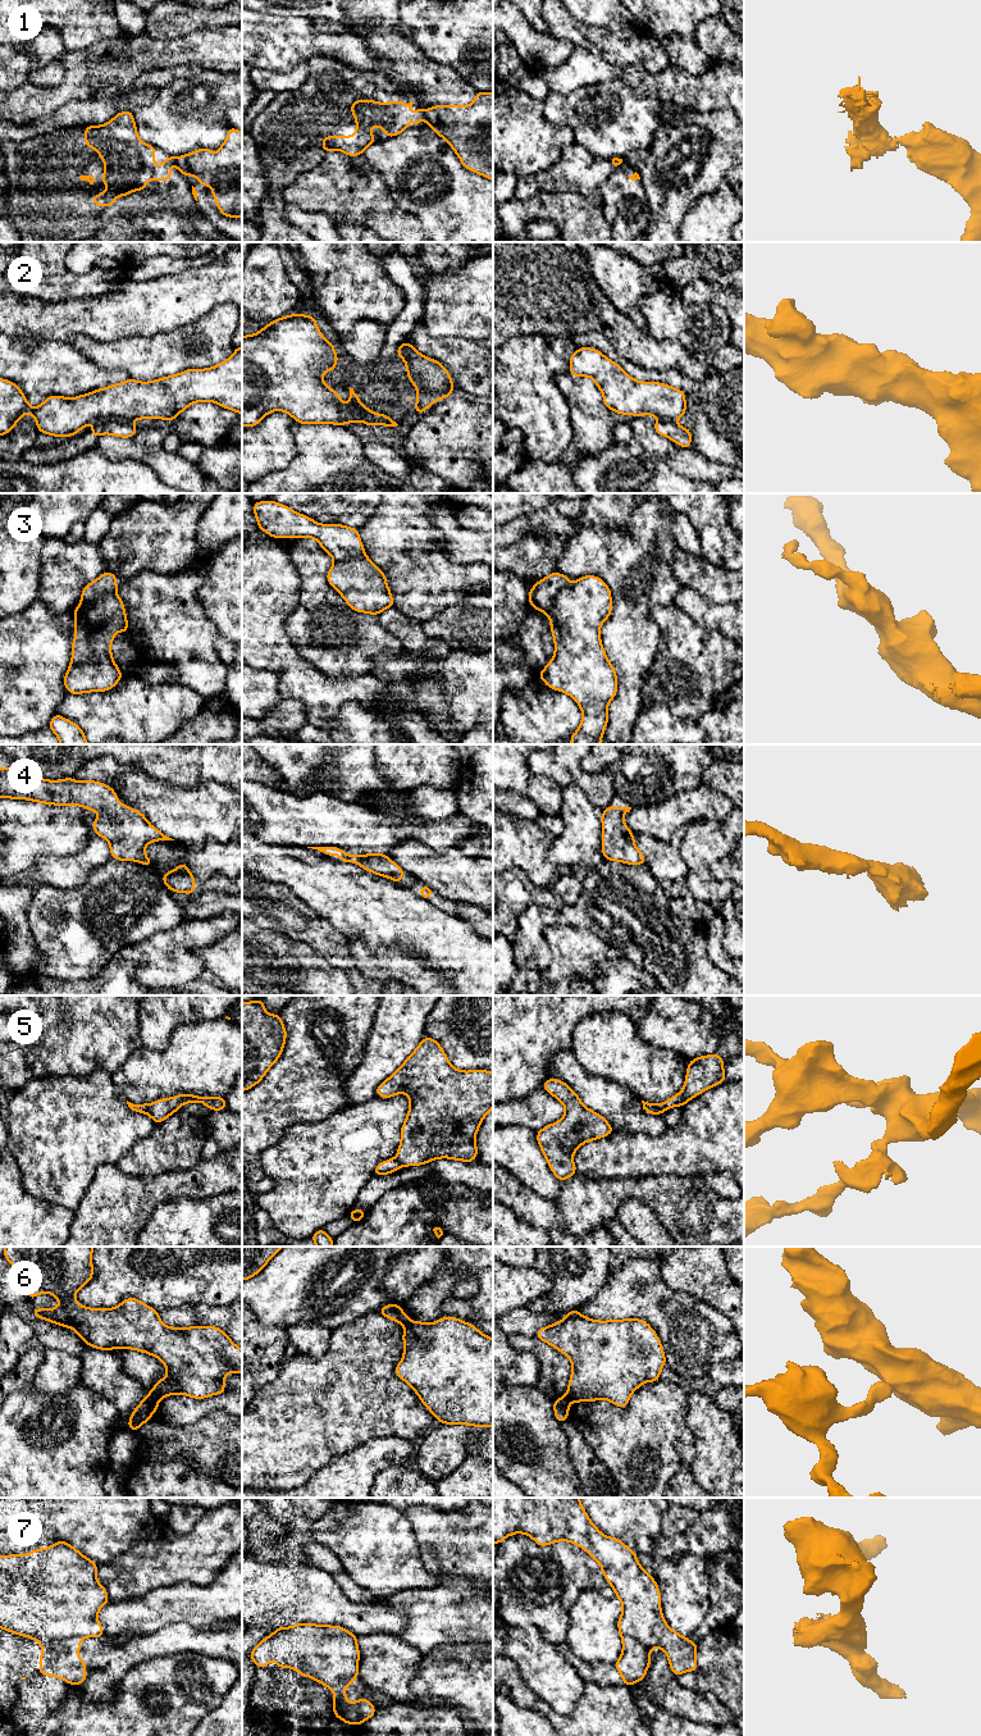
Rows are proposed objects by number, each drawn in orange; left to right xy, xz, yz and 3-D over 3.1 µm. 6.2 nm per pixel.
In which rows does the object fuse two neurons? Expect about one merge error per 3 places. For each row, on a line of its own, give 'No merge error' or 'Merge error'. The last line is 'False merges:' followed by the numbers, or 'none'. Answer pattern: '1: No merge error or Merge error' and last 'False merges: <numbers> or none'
1: Merge error
2: Merge error
3: Merge error
4: No merge error
5: Merge error
6: Merge error
7: Merge error
False merges: 1, 2, 3, 5, 6, 7

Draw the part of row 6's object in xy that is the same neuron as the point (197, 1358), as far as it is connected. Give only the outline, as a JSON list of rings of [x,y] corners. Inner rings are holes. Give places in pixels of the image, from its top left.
[[[4,1247],[4,1257],[14,1267],[19,1284],[27,1290],[32,1299],[42,1293],[53,1294],[59,1302],[58,1308],[31,1308],[38,1320],[49,1320],[53,1325],[60,1325],[74,1330],[86,1345],[96,1349],[134,1349],[159,1358],[166,1367],[166,1377],[158,1380],[152,1391],[158,1399],[168,1395],[183,1394],[196,1399],[225,1393],[224,1377],[229,1372],[242,1375],[242,1349],[239,1349],[229,1336],[216,1326],[168,1327],[159,1318],[159,1312],[136,1298],[127,1298],[114,1308],[87,1308],[81,1306],[74,1295],[93,1277],[92,1267],[93,1247]]]

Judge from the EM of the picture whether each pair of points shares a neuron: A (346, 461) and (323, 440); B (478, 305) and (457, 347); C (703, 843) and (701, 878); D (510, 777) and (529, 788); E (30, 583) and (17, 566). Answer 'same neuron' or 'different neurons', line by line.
A: same neuron
B: different neurons
C: same neuron
D: same neuron
E: same neuron

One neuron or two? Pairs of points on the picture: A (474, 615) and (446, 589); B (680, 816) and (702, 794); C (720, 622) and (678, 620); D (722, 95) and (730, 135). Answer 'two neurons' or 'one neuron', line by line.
A: two neurons
B: one neuron
C: two neurons
D: two neurons

